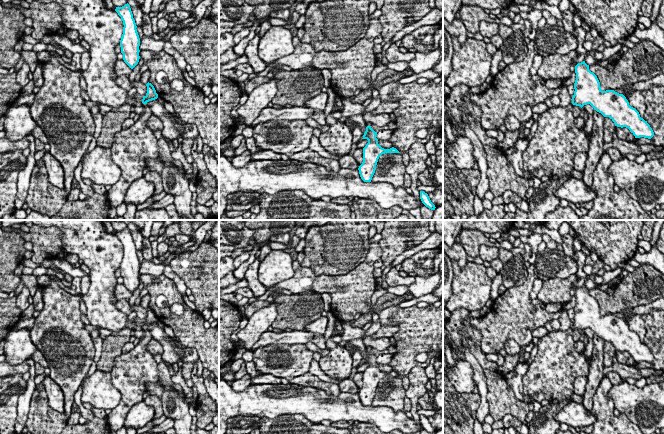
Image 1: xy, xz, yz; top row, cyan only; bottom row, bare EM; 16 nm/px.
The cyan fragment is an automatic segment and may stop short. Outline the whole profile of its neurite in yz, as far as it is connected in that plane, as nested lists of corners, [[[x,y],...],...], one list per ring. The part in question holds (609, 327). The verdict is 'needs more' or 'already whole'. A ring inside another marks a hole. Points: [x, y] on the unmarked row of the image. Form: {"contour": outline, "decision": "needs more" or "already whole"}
{"contour": [[[585,285],[575,290],[576,304],[574,307],[574,319],[572,327],[567,331],[557,330],[548,332],[547,335],[538,339],[537,354],[529,366],[528,372],[523,376],[523,394],[529,395],[533,400],[541,403],[543,400],[552,402],[557,400],[572,400],[574,394],[574,381],[579,376],[589,375],[589,364],[585,357],[577,352],[574,347],[573,331],[590,328],[594,334],[601,337],[604,341],[609,341],[617,351],[626,351],[635,362],[648,362],[654,360],[650,349],[640,341],[639,336],[629,329],[628,324],[623,318],[614,314],[602,315],[597,300],[589,294],[589,289]]], "decision": "needs more"}

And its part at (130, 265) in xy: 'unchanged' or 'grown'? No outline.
unchanged

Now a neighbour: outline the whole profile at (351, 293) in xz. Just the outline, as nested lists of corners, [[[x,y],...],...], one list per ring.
[[[378,242],[370,243],[369,251],[365,260],[346,275],[316,275],[311,268],[302,267],[297,260],[293,261],[294,275],[274,286],[276,289],[286,289],[292,294],[300,294],[305,291],[329,293],[331,301],[330,312],[341,322],[354,319],[357,313],[367,314],[371,308],[371,297],[376,290],[376,278],[373,276],[374,263],[381,259],[382,249]]]

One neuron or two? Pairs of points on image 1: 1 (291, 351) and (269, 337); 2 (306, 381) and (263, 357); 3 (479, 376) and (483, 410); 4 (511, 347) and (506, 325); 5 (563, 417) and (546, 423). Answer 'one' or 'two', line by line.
1: two
2: two
3: one
4: two
5: two

